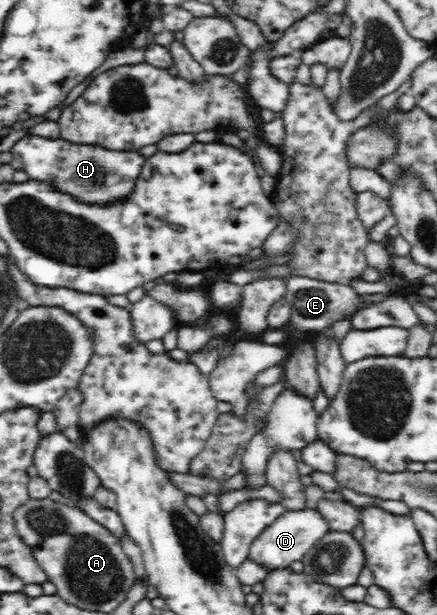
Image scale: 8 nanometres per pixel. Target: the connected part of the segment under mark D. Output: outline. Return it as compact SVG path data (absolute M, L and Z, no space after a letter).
M316 508L305 511L286 511L271 525L268 525L251 544L248 557L268 571L289 568L293 562L301 561L303 556L328 532L329 524Z

